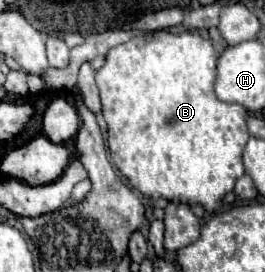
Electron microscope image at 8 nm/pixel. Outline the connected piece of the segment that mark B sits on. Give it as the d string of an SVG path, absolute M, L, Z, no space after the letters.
M155 32L151 36L135 36L125 44L119 44L115 48L109 50L107 54L107 62L101 70L97 70L97 86L101 92L101 106L103 106L103 118L107 122L107 144L111 150L111 158L113 164L121 170L121 174L129 180L129 184L139 190L143 196L147 198L165 198L169 202L175 204L185 204L185 206L193 206L193 204L201 204L205 208L205 212L213 214L217 210L221 210L223 206L223 198L227 192L233 190L237 178L241 178L245 174L243 170L243 162L241 162L241 154L243 148L249 140L249 132L247 132L247 110L239 104L227 104L221 102L215 92L213 92L213 84L215 84L215 68L217 68L217 54L215 48L211 44L211 40L203 38L197 32L183 32L183 34L169 34L169 32Z

